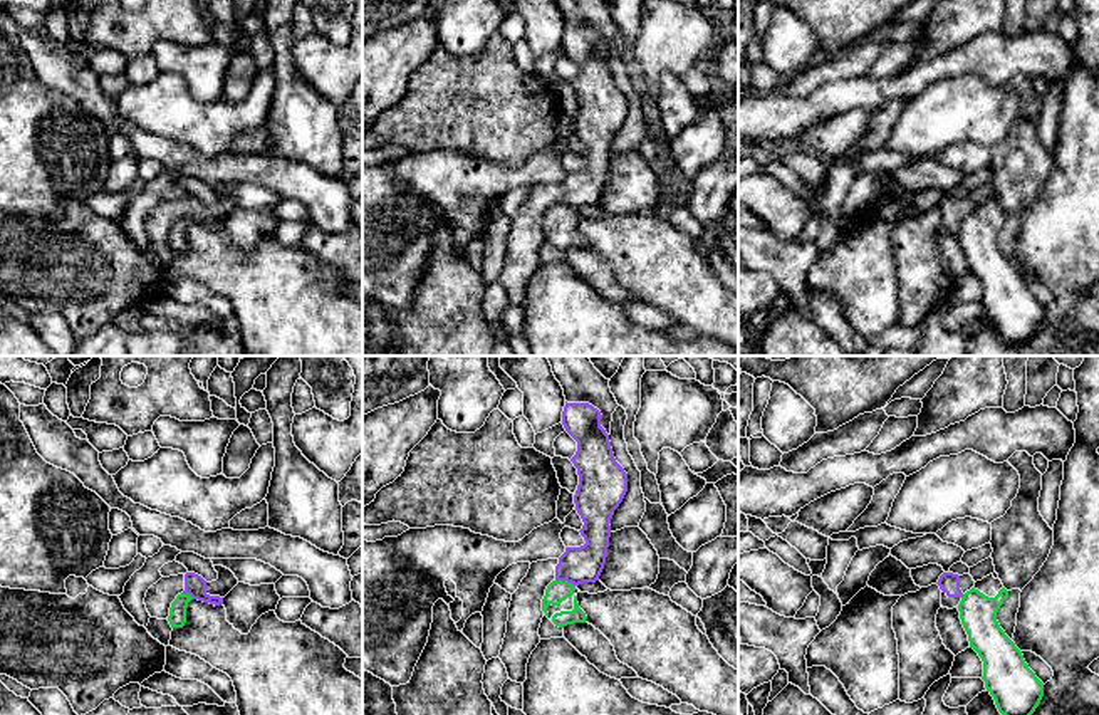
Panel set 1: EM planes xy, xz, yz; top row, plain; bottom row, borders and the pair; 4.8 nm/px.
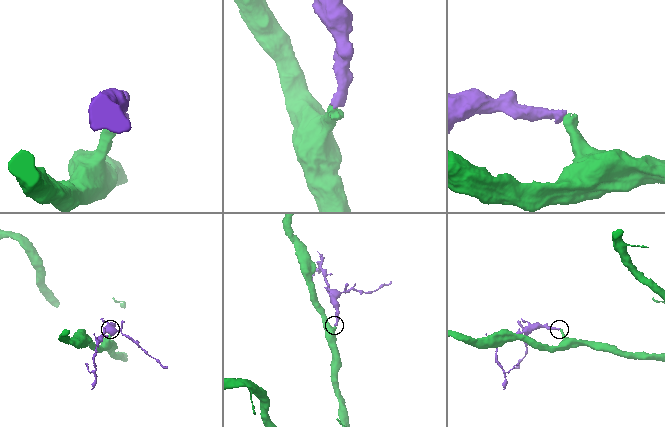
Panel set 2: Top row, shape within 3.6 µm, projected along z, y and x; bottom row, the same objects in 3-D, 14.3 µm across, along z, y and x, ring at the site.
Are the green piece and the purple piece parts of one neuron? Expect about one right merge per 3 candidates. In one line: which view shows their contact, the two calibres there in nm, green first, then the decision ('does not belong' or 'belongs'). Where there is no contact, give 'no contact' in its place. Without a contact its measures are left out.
xz | 110/180 nm | does not belong

